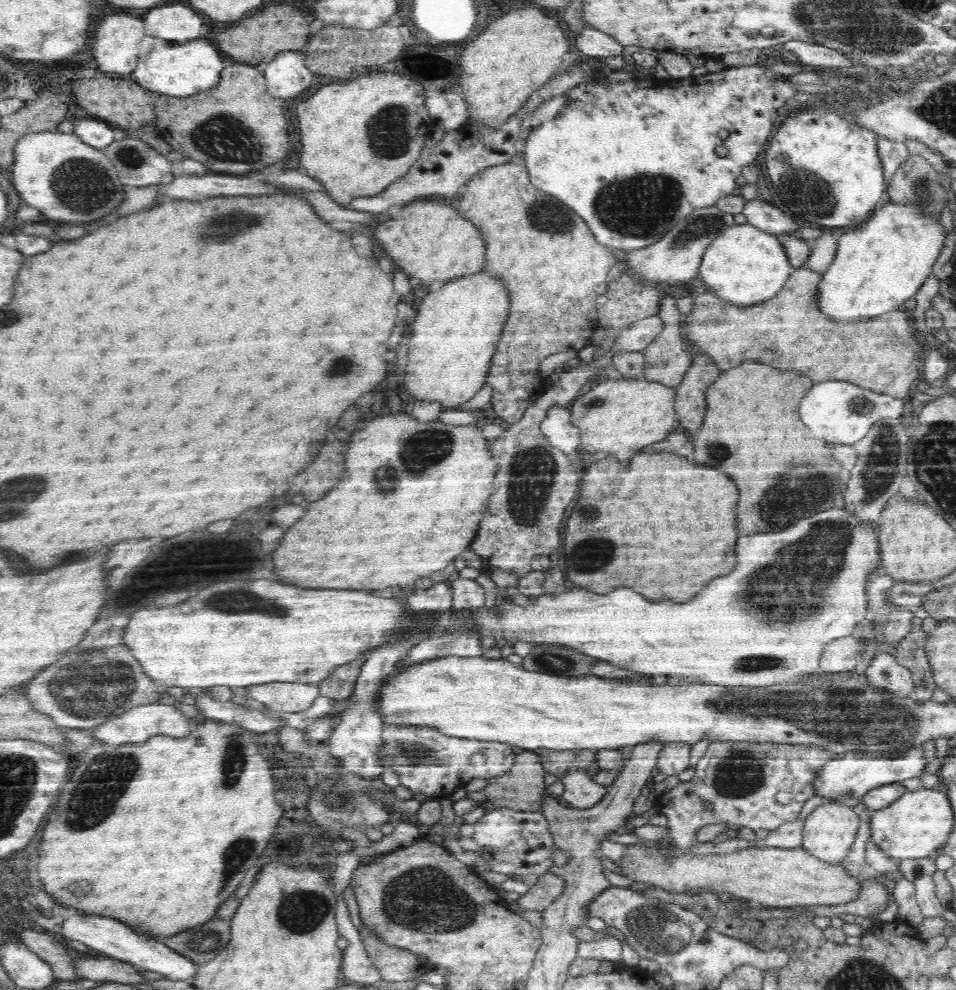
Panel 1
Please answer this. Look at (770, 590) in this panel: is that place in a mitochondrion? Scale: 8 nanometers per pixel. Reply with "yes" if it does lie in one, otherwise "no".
yes

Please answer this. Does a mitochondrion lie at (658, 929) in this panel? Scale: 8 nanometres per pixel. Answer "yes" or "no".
yes

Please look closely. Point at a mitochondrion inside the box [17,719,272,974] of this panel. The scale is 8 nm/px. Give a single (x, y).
(98, 791)

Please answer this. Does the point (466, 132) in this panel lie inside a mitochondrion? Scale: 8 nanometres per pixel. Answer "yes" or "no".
no

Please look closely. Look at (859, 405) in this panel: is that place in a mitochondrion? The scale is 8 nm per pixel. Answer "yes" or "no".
yes

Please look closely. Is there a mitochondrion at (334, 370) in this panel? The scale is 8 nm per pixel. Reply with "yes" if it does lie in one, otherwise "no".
yes

